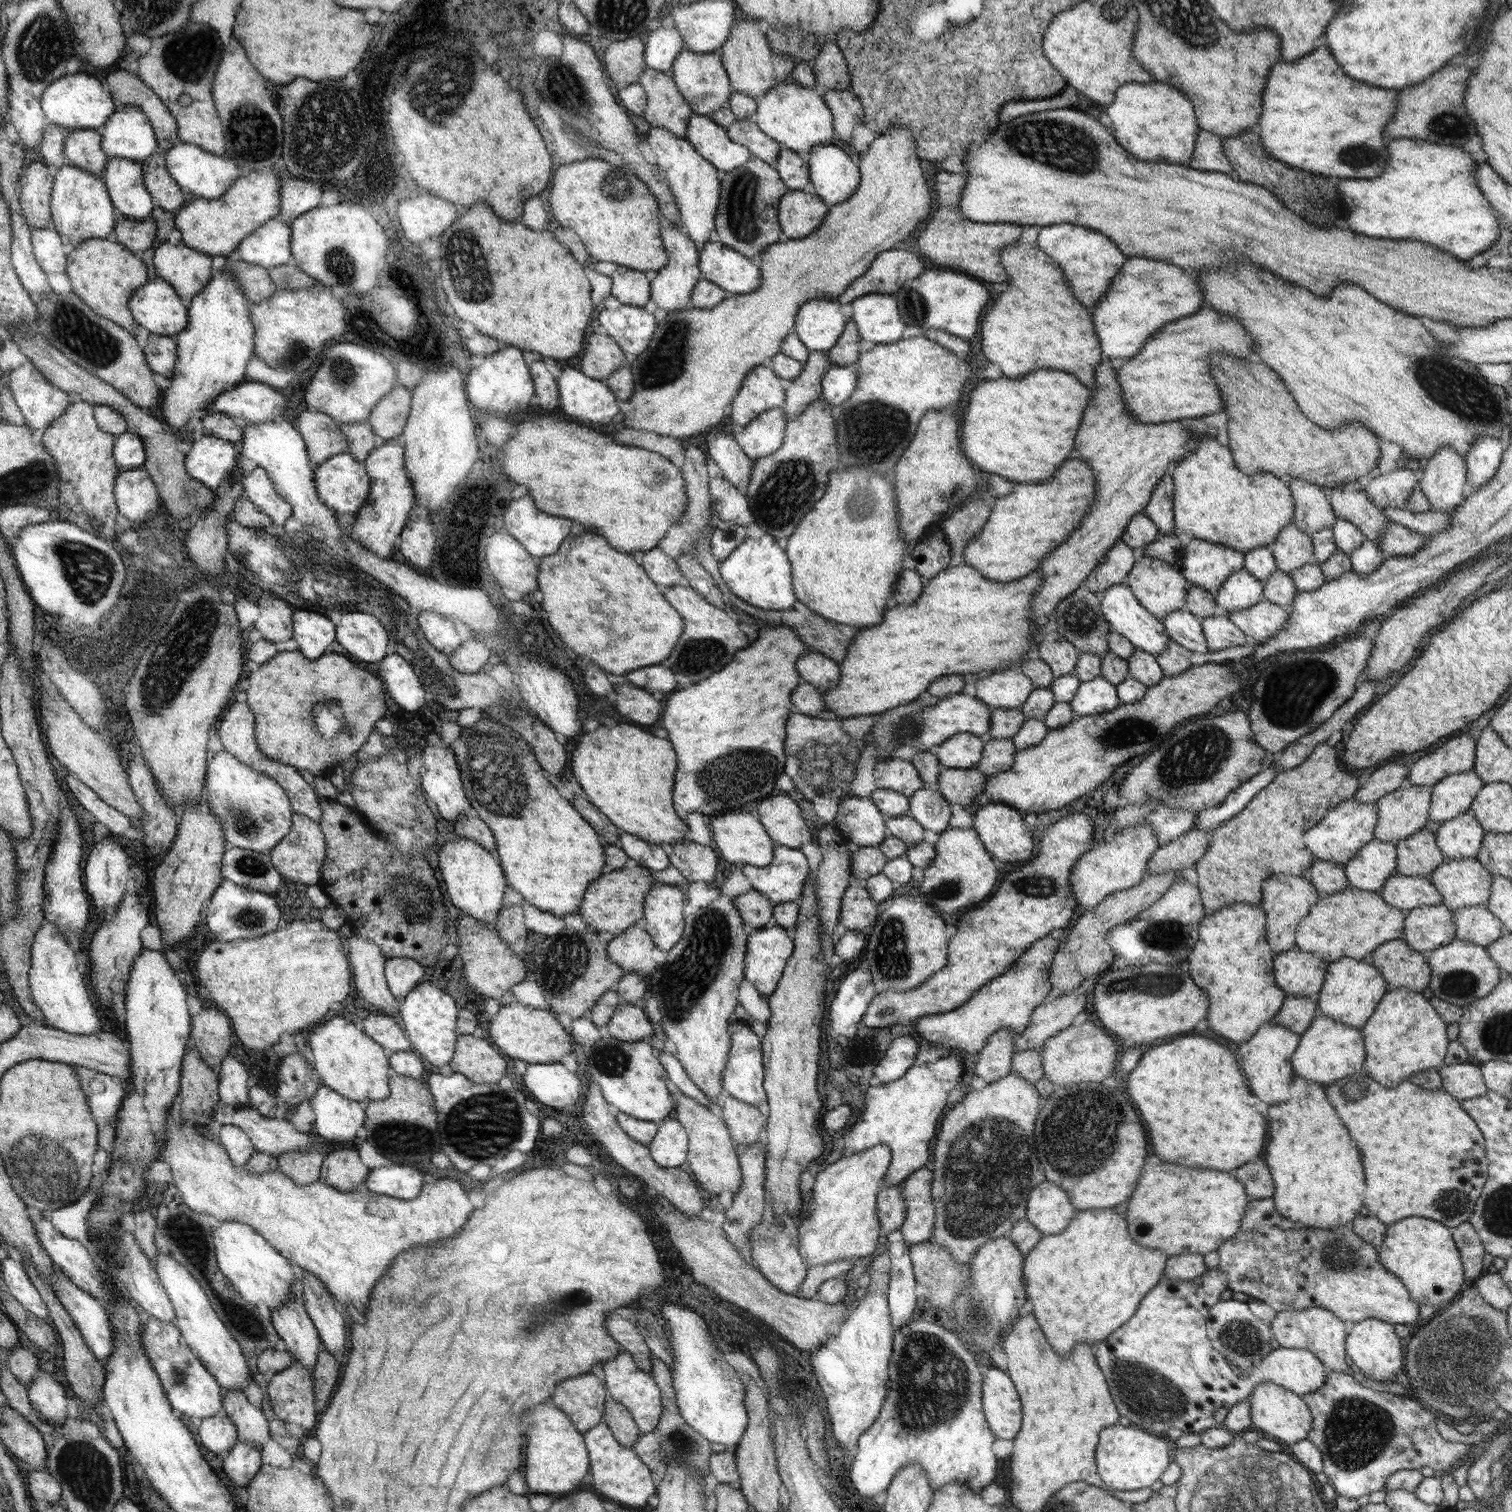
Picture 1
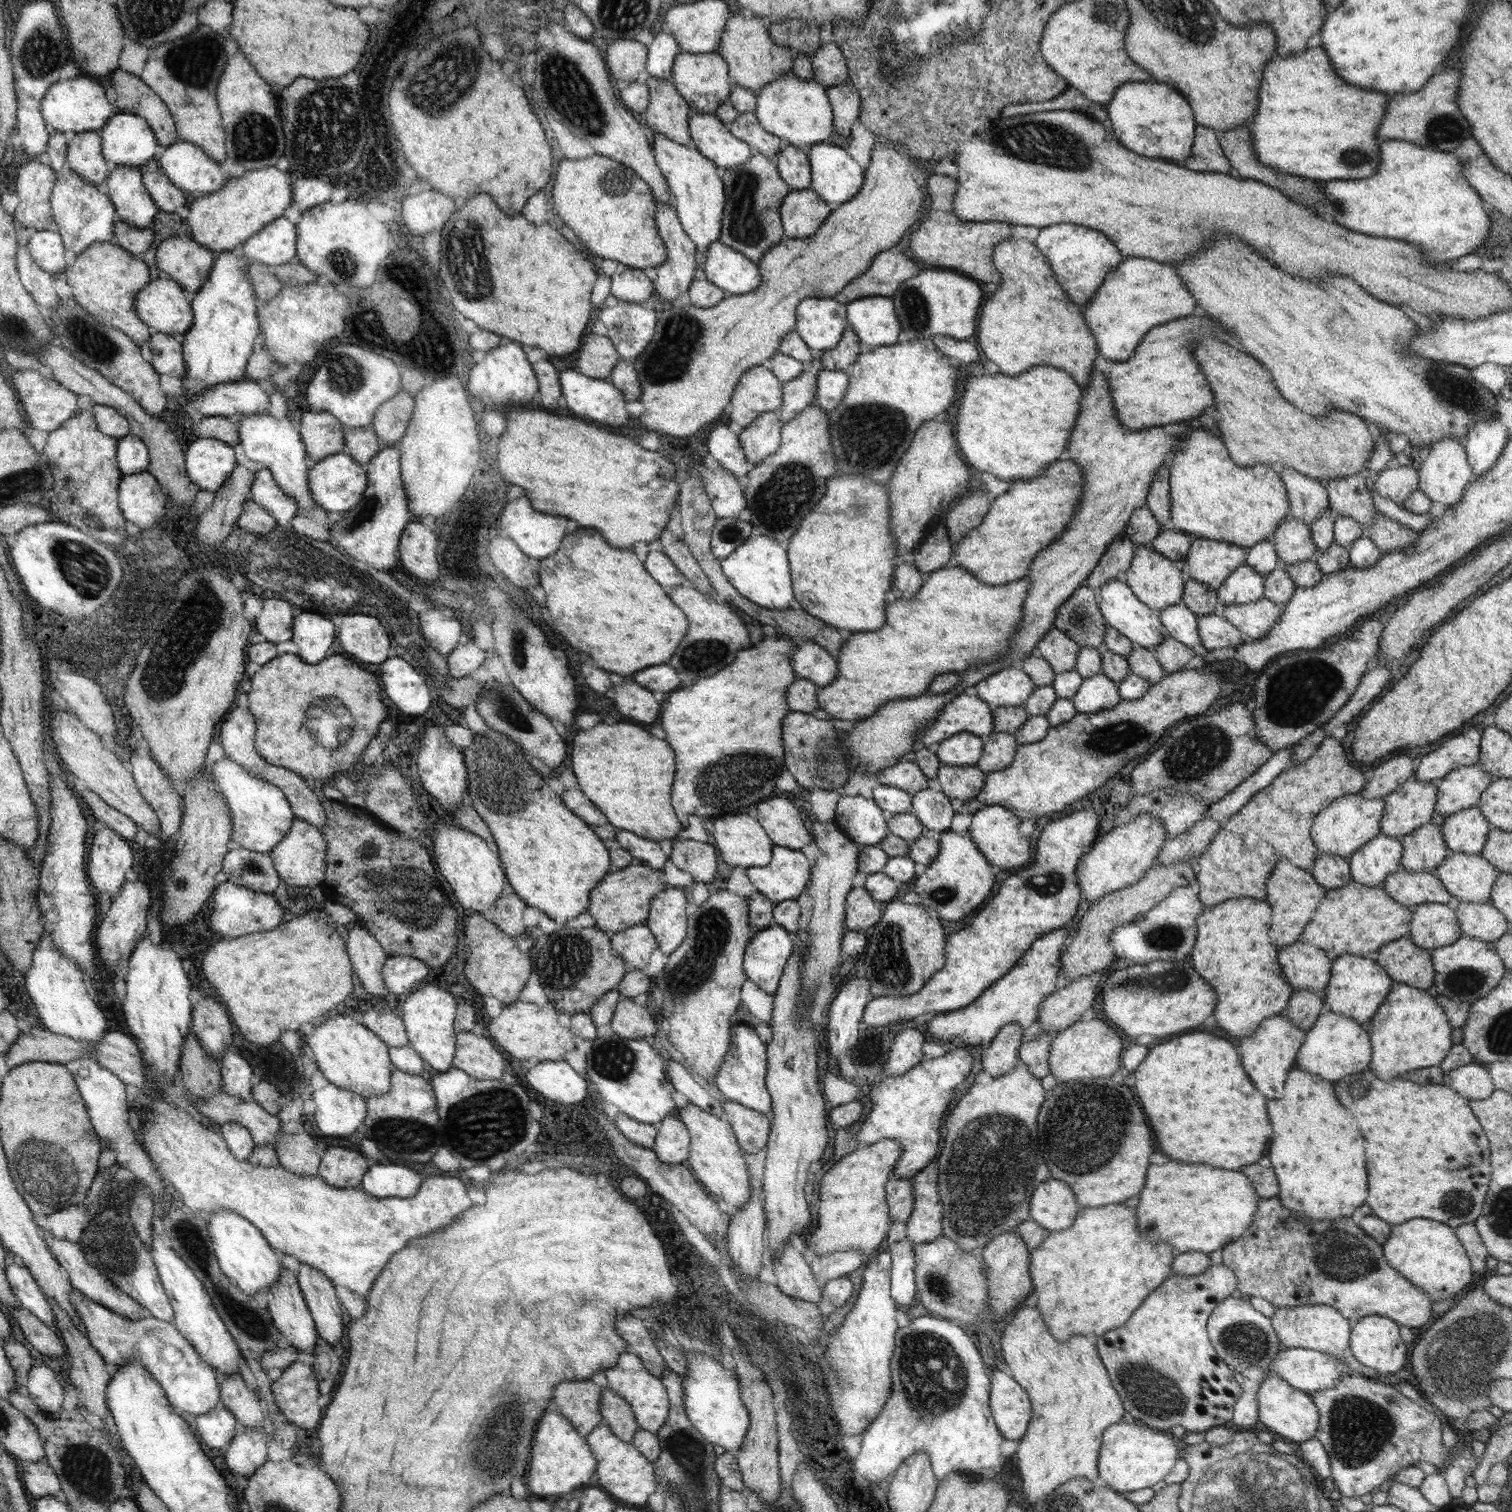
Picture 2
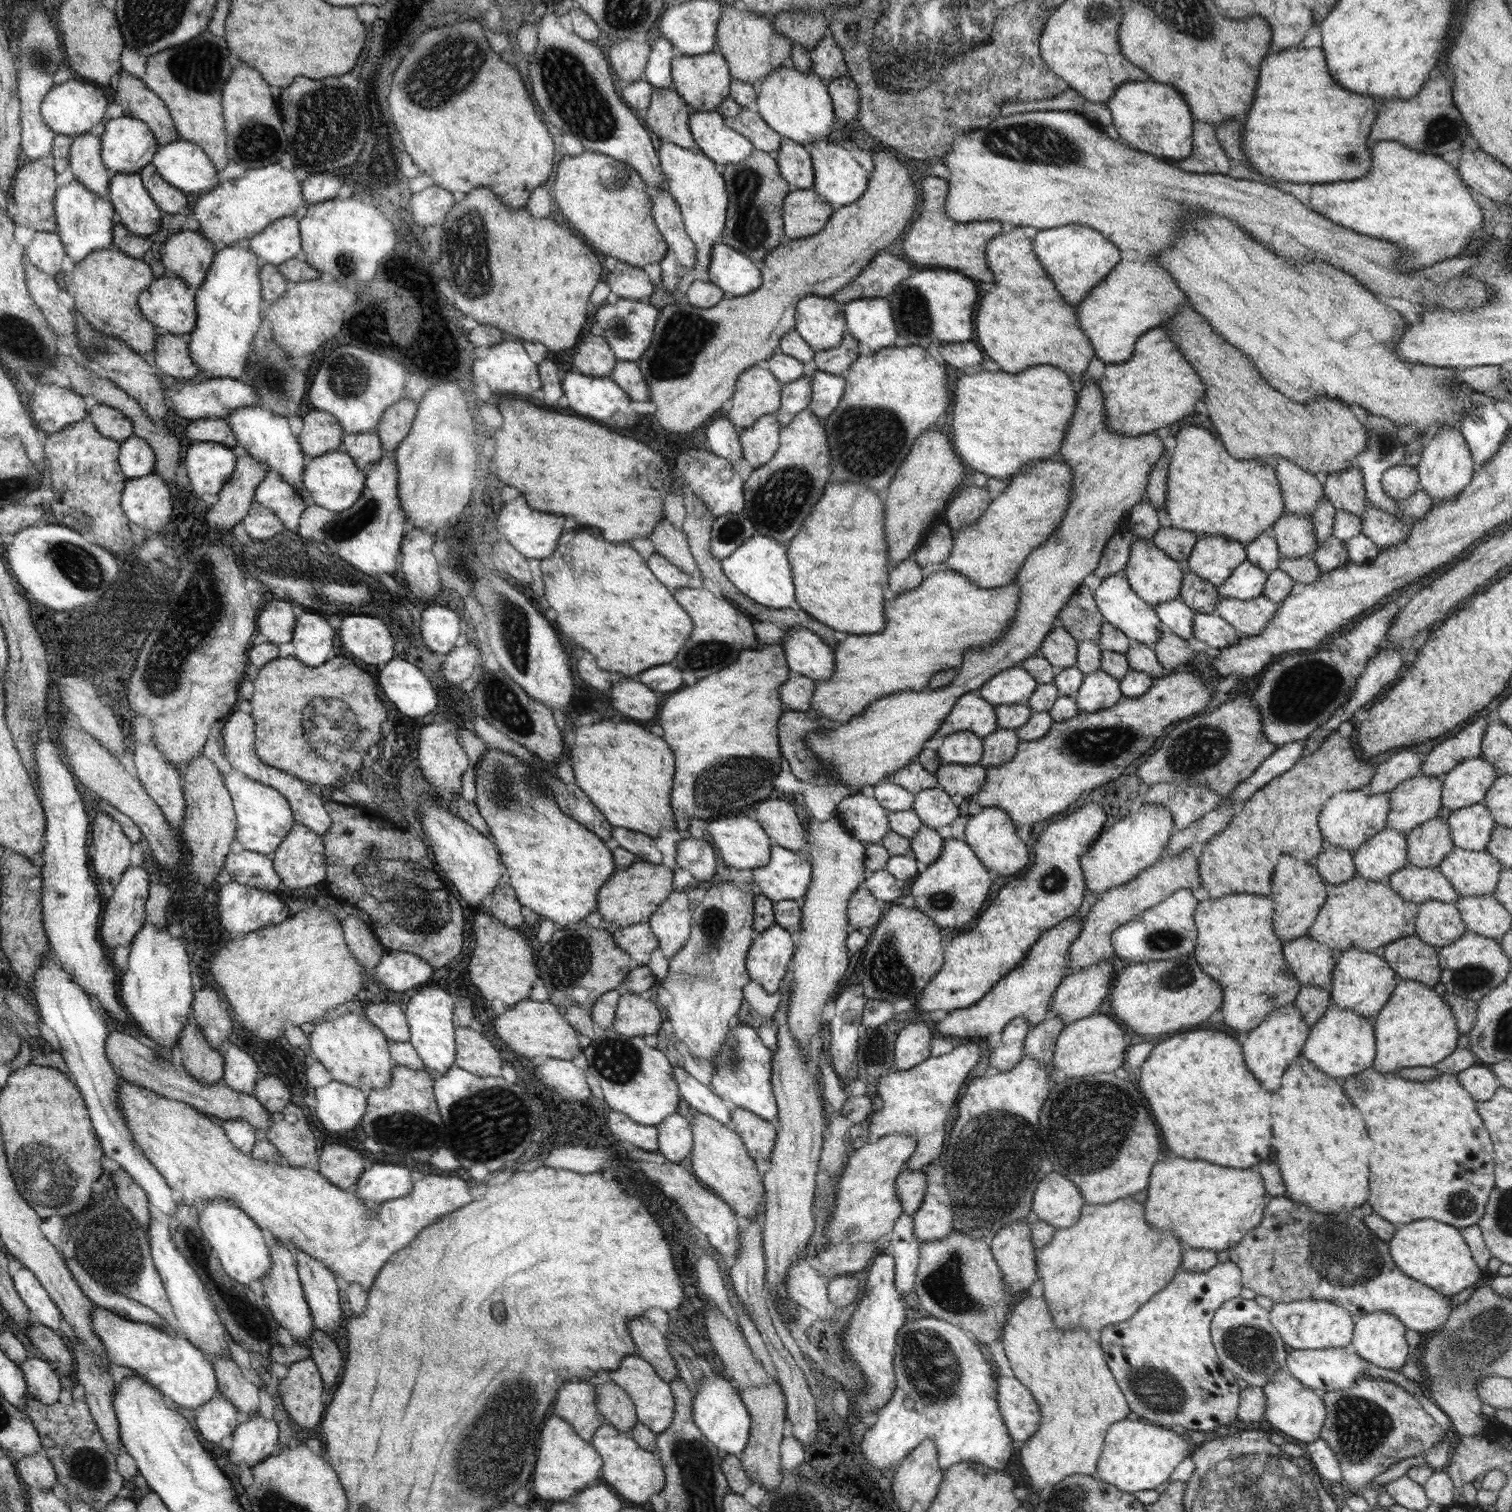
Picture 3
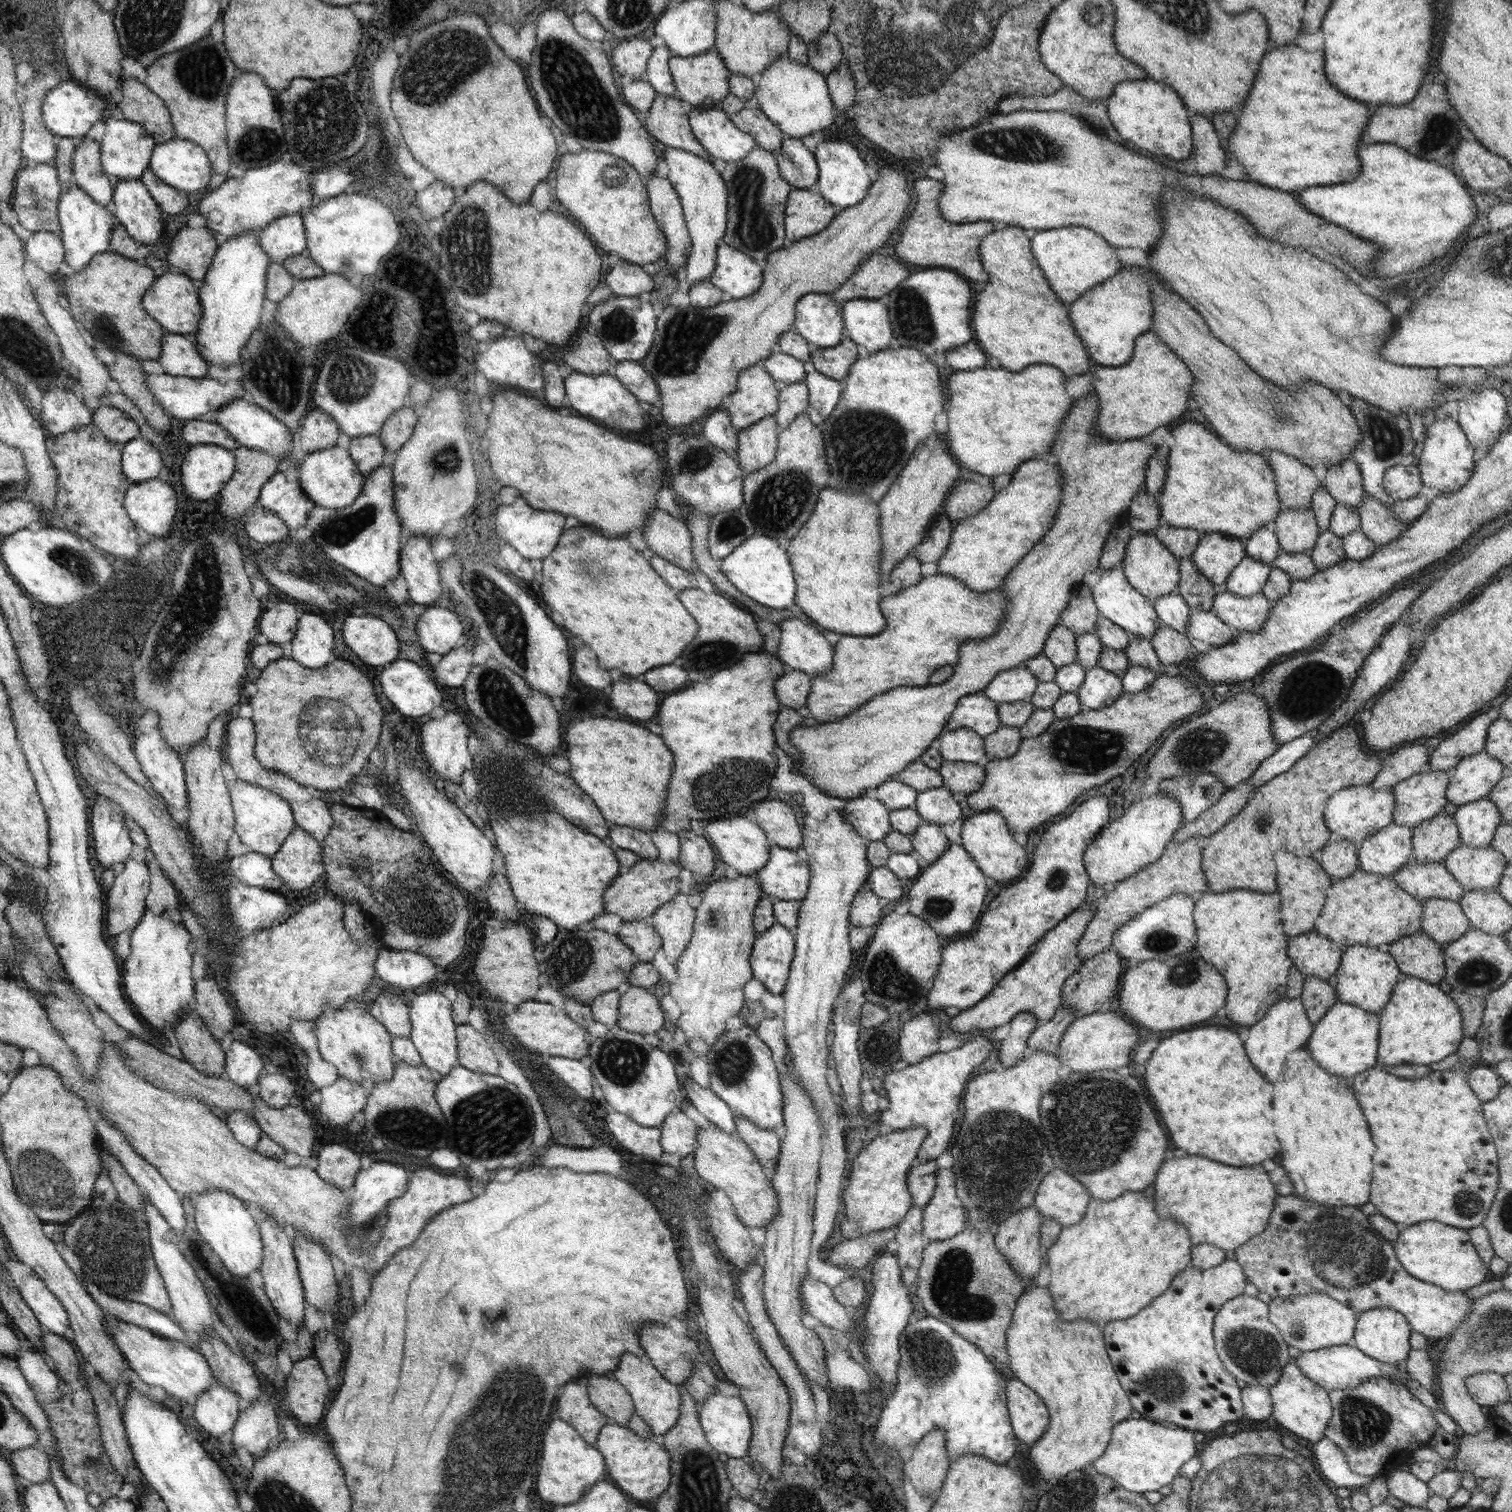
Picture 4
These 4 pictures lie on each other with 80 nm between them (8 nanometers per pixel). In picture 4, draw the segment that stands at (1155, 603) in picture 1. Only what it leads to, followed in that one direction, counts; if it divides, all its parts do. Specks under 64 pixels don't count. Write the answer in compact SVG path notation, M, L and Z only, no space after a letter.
M1138 531L1128 541L1125 557L1120 566L1128 583L1152 601L1165 594L1176 592L1179 576L1179 558L1176 558L1157 538L1154 532Z

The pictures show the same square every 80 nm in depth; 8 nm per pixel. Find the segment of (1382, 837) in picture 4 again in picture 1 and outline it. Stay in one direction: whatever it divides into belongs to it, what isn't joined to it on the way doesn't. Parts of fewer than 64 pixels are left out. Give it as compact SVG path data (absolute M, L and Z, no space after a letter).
M1372 839L1345 864L1344 872L1353 888L1379 892L1388 877L1397 872L1396 865L1395 843Z

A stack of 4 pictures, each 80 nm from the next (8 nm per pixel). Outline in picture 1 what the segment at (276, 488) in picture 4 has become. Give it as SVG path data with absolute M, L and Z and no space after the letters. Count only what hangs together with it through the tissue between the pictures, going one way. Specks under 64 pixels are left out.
M257 467L242 477L244 495L272 519L272 524L284 526L286 520L292 516L292 506L274 490L275 484L270 482L271 479L266 476L266 472L264 468Z

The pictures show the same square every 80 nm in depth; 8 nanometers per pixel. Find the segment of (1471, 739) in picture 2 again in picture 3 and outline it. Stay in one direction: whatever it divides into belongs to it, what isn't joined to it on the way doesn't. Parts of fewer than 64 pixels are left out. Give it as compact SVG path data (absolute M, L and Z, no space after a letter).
M1488 716L1479 717L1454 737L1446 739L1423 756L1421 772L1426 776L1441 776L1470 758L1481 756L1481 742L1488 725Z

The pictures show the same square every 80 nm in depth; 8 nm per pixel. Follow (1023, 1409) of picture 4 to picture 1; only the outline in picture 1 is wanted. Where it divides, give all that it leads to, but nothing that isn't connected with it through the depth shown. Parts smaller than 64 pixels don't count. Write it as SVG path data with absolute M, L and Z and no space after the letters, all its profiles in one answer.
M1001 1369L983 1370L982 1408L996 1439L1014 1440L1022 1428L1022 1403L1010 1375Z

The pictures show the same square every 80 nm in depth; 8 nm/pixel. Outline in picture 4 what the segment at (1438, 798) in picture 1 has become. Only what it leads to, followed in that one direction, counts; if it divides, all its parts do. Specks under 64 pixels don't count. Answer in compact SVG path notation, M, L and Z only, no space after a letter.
M1485 750L1463 758L1454 768L1448 783L1448 802L1462 806L1487 798L1496 783L1507 774L1504 765Z

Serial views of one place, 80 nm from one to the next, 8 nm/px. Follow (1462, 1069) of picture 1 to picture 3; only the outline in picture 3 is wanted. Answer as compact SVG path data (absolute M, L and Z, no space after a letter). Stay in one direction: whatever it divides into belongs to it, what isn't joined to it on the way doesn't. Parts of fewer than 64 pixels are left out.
M1472 1065L1460 1071L1457 1074L1457 1079L1477 1101L1487 1101L1492 1098L1496 1089L1500 1087L1496 1075L1487 1065Z

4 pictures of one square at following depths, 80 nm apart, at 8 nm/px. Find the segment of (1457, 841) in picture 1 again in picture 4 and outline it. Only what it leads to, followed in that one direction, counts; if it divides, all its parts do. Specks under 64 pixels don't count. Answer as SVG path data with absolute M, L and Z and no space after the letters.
M1488 798L1459 806L1453 814L1462 845L1482 848L1491 844L1496 827L1501 824L1498 807Z

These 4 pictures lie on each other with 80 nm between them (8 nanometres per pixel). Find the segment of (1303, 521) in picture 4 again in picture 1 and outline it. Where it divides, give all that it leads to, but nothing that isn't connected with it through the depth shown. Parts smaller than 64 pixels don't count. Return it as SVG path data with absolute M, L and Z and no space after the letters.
M1294 523L1285 526L1270 545L1276 568L1290 573L1306 564L1315 564L1311 535L1302 532Z

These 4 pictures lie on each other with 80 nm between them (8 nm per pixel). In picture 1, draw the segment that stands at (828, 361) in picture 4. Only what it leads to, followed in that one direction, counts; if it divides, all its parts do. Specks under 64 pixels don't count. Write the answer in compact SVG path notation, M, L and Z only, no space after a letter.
M846 307L847 328L843 330L842 336L838 340L838 344L834 348L828 350L826 353L829 356L832 365L840 365L843 367L852 366L860 356L860 336L856 323L849 315L848 308Z

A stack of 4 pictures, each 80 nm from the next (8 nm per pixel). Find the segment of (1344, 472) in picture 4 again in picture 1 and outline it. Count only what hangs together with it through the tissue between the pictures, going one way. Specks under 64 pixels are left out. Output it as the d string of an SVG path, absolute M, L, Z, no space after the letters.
M1352 481L1328 490L1329 504L1337 519L1354 524L1368 540L1378 545L1389 521L1360 487L1358 481Z

